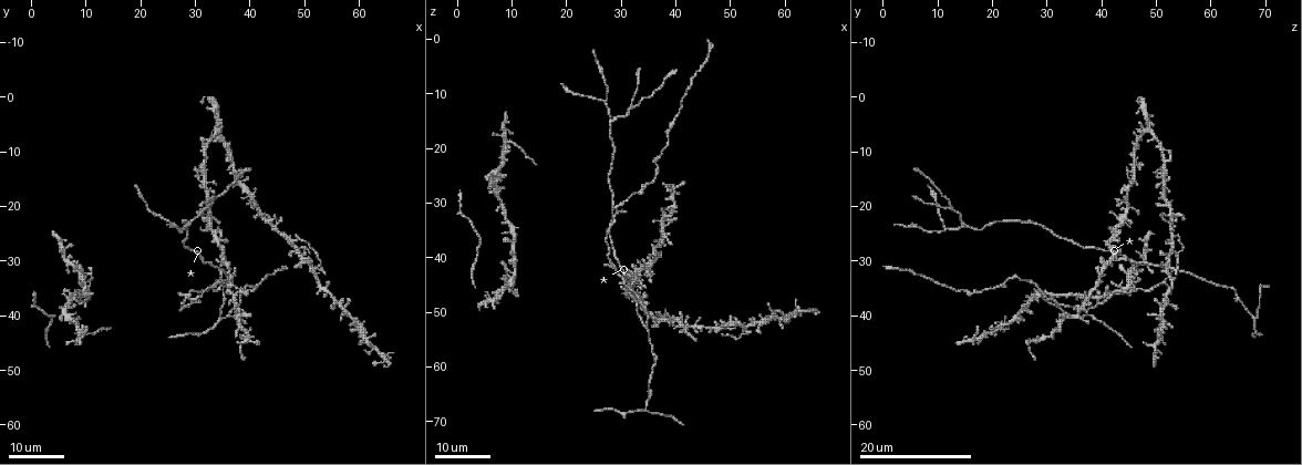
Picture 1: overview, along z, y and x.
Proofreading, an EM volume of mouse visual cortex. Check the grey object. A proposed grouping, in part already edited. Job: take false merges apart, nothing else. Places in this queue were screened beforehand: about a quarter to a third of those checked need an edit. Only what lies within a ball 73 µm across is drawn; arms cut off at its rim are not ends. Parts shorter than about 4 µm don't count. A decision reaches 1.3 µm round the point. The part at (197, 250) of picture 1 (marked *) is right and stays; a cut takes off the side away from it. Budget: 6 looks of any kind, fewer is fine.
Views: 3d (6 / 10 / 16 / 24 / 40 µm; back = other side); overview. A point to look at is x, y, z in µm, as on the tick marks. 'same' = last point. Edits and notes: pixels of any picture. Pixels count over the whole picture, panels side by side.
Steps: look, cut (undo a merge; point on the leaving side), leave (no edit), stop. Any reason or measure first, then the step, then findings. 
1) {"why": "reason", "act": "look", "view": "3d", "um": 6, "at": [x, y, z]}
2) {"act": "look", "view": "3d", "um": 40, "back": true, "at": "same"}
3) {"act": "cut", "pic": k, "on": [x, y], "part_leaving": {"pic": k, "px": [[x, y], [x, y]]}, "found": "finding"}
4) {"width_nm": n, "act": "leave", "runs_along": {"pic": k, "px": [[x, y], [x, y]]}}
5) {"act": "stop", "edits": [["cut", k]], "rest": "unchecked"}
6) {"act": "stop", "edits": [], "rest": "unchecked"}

{"why": "branch point", "act": "look", "view": "3d", "um": 16, "at": [35.0, 31.5, 53.0]}

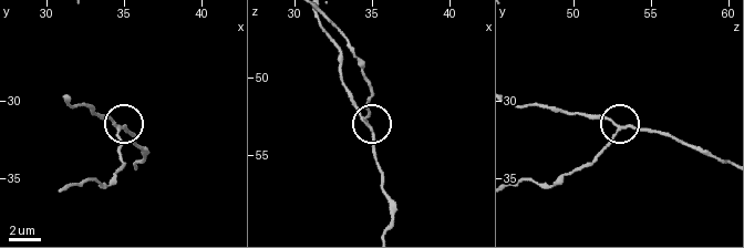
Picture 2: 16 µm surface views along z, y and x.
{"why": "closer look", "act": "look", "view": "3d", "um": 10, "at": [34.8, 32.0, 53.0]}

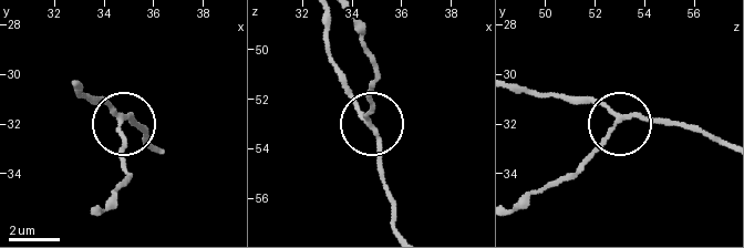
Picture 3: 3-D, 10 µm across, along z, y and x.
{"arms": 3, "act": "leave", "found": "all the same cell"}

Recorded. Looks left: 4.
{"why": "a fork", "act": "look", "view": "3d", "um": 24, "at": [32.5, 20.5, 12.5]}

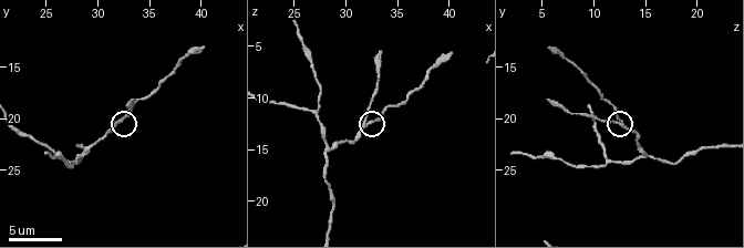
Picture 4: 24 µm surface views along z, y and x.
{"act": "look", "view": "3d", "um": 10, "at": [32.0, 20.0, 12.4]}

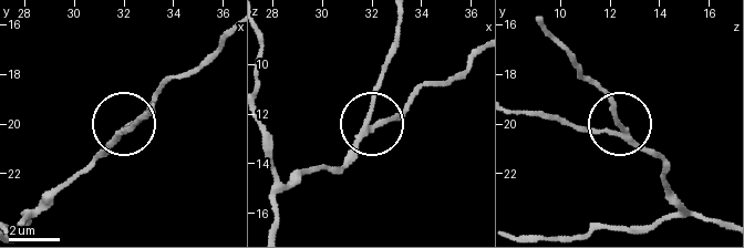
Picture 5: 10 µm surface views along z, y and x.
{"width_nm": 180, "act": "cut", "pic": 5, "on": [373, 91], "part_leaving": {"pic": 5, "px": [[365, 125], [396, 19]]}, "found": "two cells meet here"}

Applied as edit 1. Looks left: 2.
{"act": "stop", "edits": [["cut", 5]], "rest": "unchecked"}

